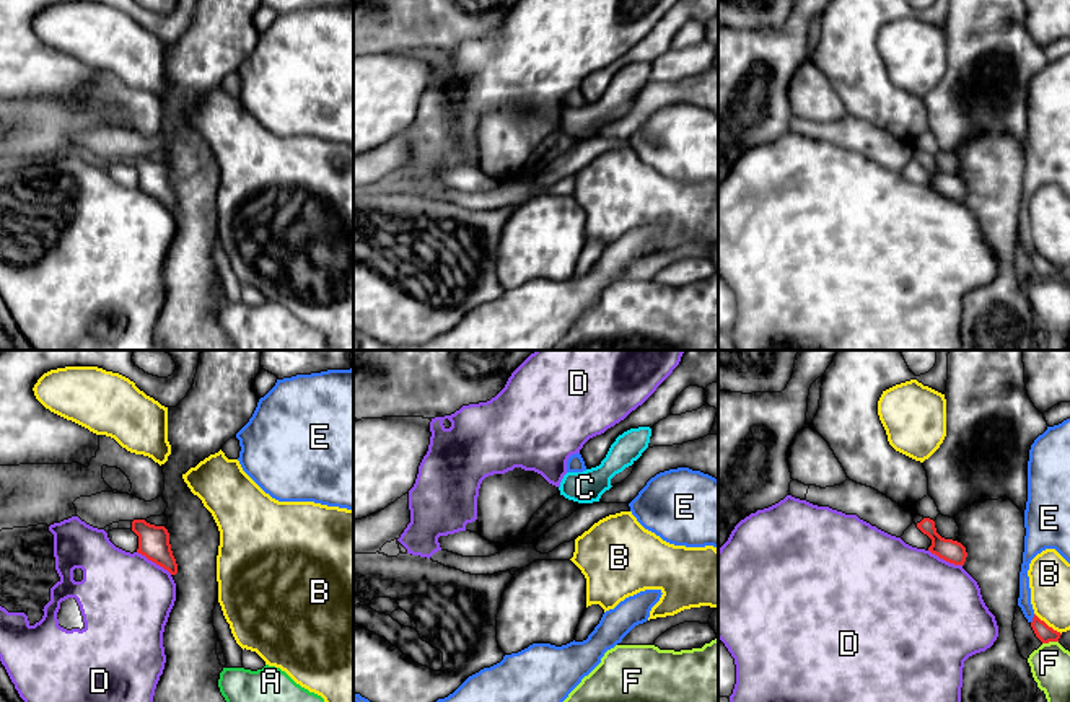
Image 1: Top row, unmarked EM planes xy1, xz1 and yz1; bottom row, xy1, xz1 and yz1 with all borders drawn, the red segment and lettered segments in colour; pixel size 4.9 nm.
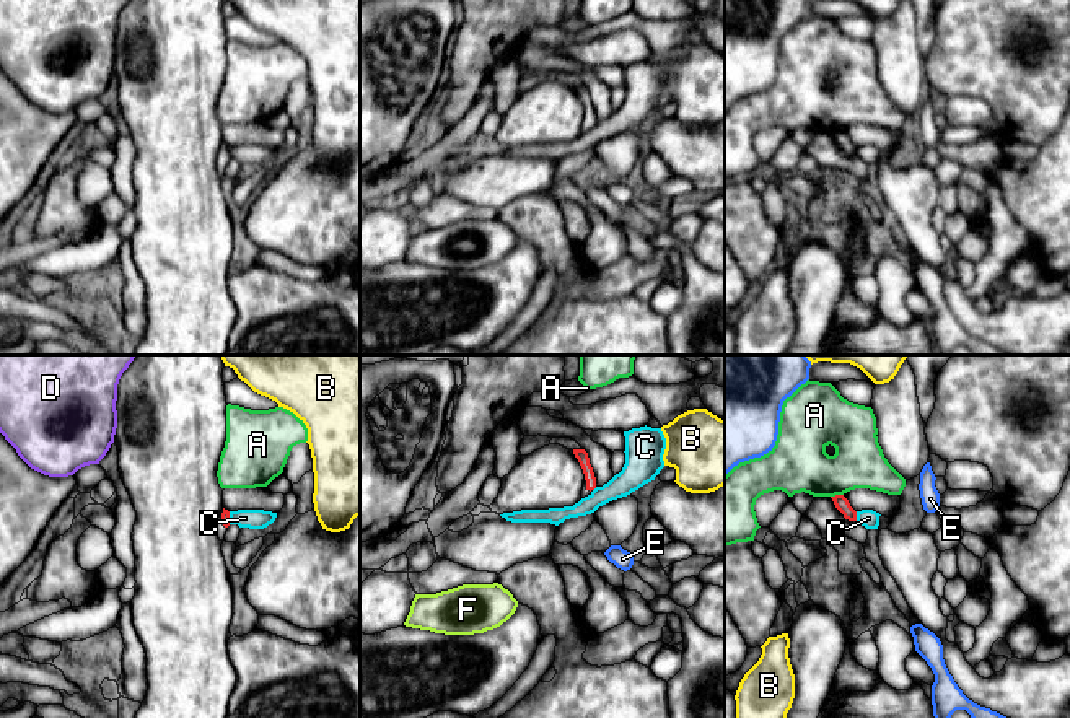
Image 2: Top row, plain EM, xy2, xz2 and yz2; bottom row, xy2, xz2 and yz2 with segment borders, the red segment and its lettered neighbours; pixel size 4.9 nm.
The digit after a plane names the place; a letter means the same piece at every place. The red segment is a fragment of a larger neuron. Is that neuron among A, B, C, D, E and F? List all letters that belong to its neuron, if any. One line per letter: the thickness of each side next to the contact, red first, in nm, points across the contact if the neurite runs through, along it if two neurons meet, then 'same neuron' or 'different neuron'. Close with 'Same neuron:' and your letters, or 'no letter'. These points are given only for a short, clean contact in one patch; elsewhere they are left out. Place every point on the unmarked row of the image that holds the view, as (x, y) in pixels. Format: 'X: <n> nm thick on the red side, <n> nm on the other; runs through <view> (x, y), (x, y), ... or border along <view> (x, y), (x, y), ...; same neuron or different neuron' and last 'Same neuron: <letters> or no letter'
A: 70 nm thick on the red side, 280 nm on the other; border along yz2 (842, 129), (831, 132); different neuron
B: 90 nm thick on the red side, 200 nm on the other; different neuron
C: 70 nm thick on the red side, 90 nm on the other; border along yz2 (855, 147), (857, 155); different neuron
D: 160 nm thick on the red side, 460 nm on the other; different neuron
E: 90 nm thick on the red side, 60 nm on the other; different neuron
F: 90 nm thick on the red side, 190 nm on the other; border along yz1 (1057, 276), (1043, 279); different neuron
Same neuron: no letter

